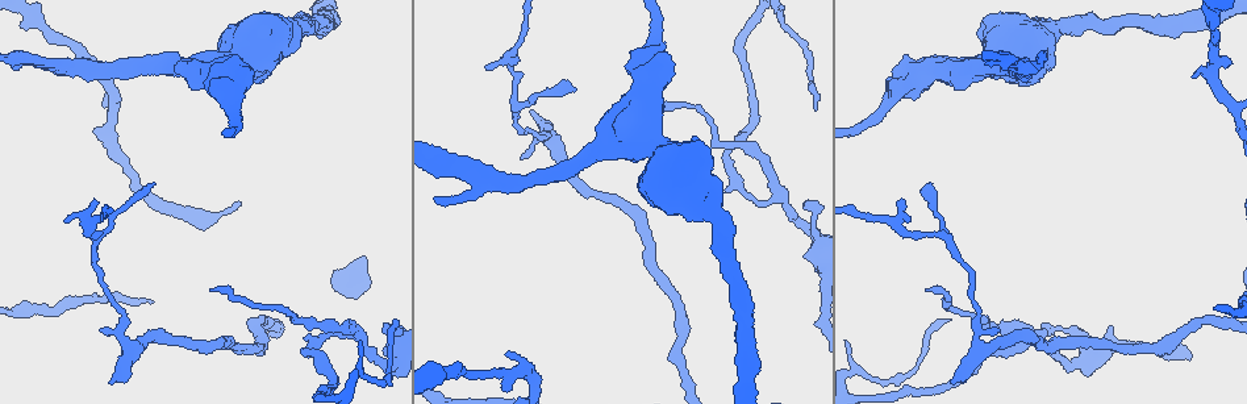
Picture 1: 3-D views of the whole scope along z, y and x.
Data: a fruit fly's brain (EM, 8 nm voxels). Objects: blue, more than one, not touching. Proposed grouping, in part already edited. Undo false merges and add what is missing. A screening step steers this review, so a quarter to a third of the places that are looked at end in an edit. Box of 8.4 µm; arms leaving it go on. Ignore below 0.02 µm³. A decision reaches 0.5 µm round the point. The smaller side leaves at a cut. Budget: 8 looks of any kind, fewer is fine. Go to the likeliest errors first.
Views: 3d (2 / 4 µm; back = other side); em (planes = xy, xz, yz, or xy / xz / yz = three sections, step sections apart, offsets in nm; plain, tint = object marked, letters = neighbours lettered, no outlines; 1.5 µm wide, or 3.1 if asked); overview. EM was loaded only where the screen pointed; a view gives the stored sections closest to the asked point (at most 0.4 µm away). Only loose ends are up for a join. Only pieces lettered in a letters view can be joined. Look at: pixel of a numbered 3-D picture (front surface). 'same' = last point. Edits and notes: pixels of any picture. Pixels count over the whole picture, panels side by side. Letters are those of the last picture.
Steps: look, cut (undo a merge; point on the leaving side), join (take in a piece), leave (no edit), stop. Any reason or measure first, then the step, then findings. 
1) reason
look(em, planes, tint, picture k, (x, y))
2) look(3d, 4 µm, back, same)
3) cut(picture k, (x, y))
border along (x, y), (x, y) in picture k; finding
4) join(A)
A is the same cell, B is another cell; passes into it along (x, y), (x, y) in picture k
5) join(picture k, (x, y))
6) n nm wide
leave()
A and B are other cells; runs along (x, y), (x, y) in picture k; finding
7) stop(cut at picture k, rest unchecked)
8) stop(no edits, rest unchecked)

branch stops here
look(3d, 4 µm, picture 1, (110, 383))

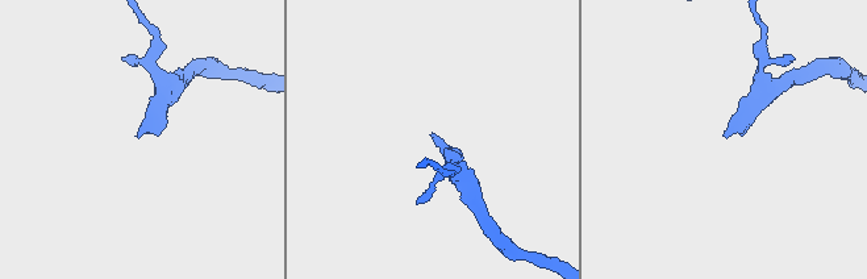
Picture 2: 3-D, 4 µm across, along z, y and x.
shape alone is not enough
look(em, planes, plain, picture 2, (139, 136))

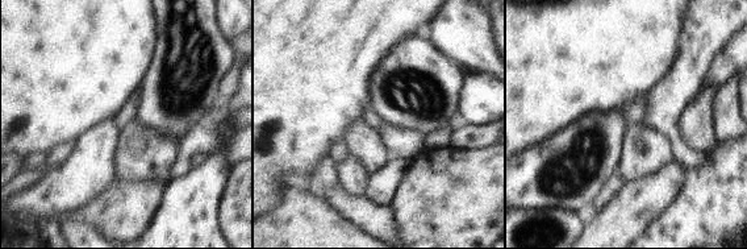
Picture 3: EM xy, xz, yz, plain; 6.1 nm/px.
what lies round it
look(em, planes, letters, same)

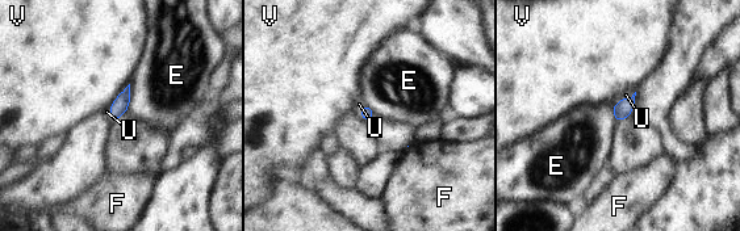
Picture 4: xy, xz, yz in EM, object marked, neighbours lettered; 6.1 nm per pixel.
join(U)
U is the same cell, E, F and V are other cells; the neuron continues

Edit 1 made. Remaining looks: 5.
closes a loop
look(3d, 4 µm, picture 1, (614, 106))

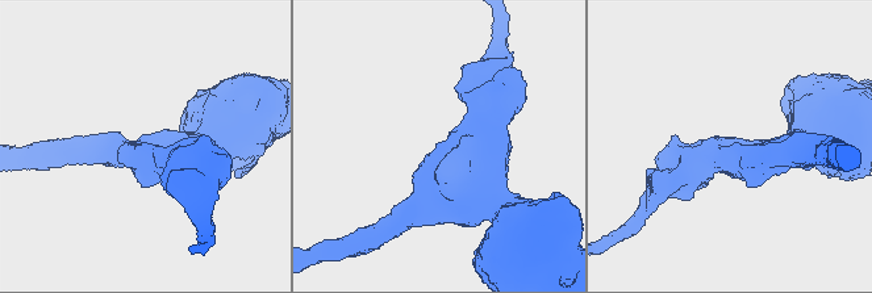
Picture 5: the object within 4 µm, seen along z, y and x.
shape alone is not enough
look(em, planes, tint, picture 5, (145, 144))

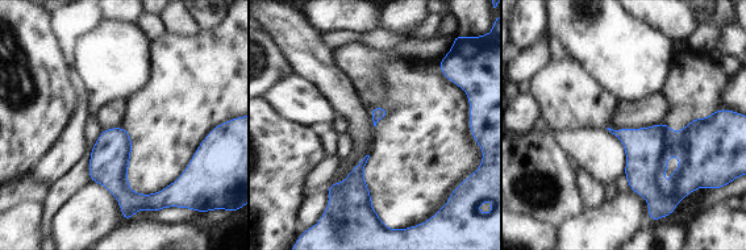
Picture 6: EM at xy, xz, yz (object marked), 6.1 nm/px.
look(em, planes, letters, same)

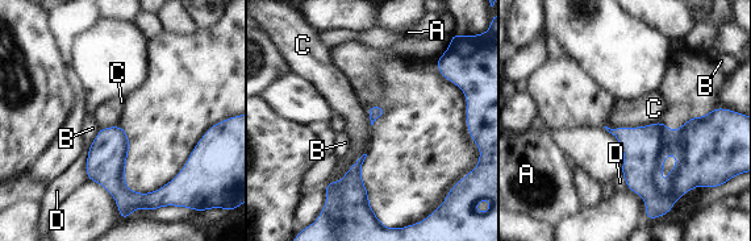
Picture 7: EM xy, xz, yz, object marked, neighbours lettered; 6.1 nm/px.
leave()
A, B, C and D are other cells; border along (660, 121), (642, 127), (605, 127) in picture 7; continuous, no second neuron

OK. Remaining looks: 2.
stop(join at picture 4, rest unchecked)

